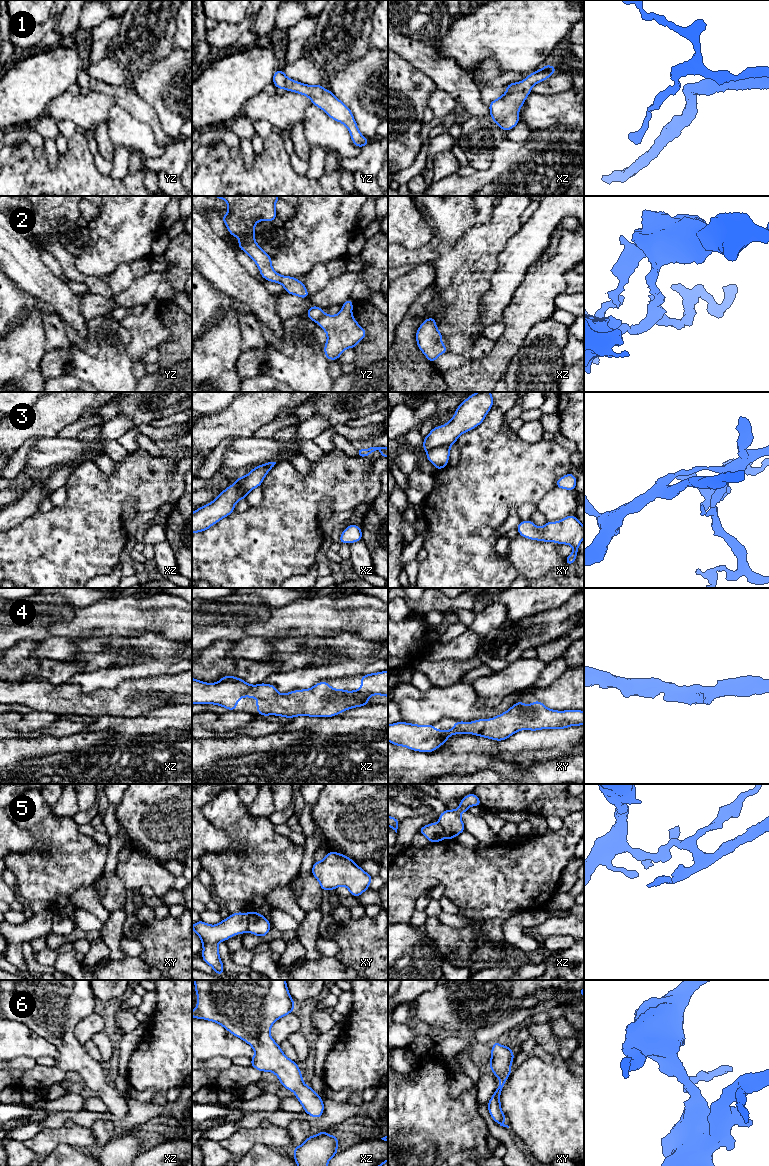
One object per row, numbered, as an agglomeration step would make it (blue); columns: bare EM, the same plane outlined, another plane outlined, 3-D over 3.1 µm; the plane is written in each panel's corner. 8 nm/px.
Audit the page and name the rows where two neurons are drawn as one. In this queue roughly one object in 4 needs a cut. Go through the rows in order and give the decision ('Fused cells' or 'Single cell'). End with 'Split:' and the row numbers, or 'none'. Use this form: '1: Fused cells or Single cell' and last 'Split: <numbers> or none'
1: Single cell
2: Fused cells
3: Fused cells
4: Single cell
5: Fused cells
6: Single cell
Split: 2, 3, 5

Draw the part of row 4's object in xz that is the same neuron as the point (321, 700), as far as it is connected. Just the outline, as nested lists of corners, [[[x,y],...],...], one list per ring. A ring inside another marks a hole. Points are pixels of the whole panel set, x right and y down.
[[[388,670],[362,675],[359,690],[334,689],[327,682],[322,681],[312,688],[294,690],[285,694],[278,693],[275,685],[265,683],[251,685],[234,676],[223,676],[217,683],[205,683],[192,677],[192,704],[214,704],[234,711],[240,698],[256,698],[256,709],[262,716],[276,715],[286,718],[297,716],[332,717],[345,712],[347,709],[368,705],[368,700],[372,695],[388,697]]]

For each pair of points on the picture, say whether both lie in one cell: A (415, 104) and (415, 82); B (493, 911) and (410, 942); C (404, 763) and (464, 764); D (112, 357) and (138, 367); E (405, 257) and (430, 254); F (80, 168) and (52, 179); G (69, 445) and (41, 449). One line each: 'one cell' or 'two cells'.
A: one cell
B: two cells
C: one cell
D: two cells
E: one cell
F: one cell
G: one cell

